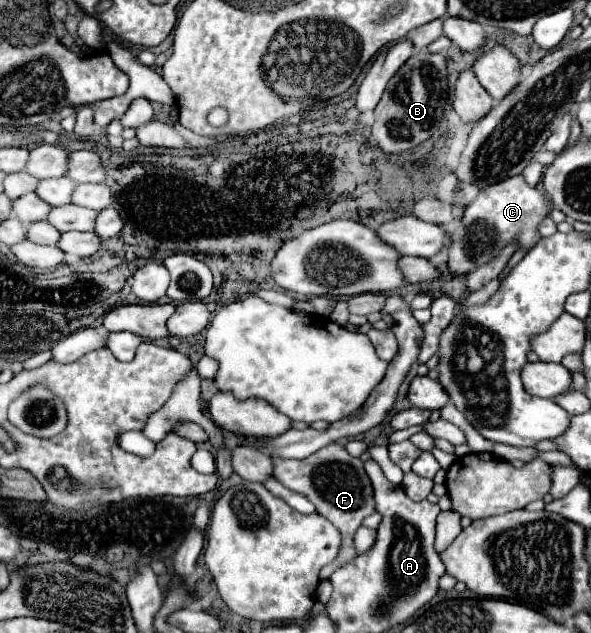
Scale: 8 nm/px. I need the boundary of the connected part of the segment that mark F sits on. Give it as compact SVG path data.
M331 443L323 449L319 449L317 453L309 455L307 459L297 461L297 459L273 457L273 463L275 463L275 479L281 481L291 491L303 493L315 505L317 513L327 517L343 535L343 545L341 545L335 561L327 563L321 569L321 579L329 579L331 573L339 565L345 565L347 561L351 561L357 555L353 549L353 535L355 535L357 527L361 525L361 521L375 511L373 487L363 469L363 461L351 457L343 445Z

